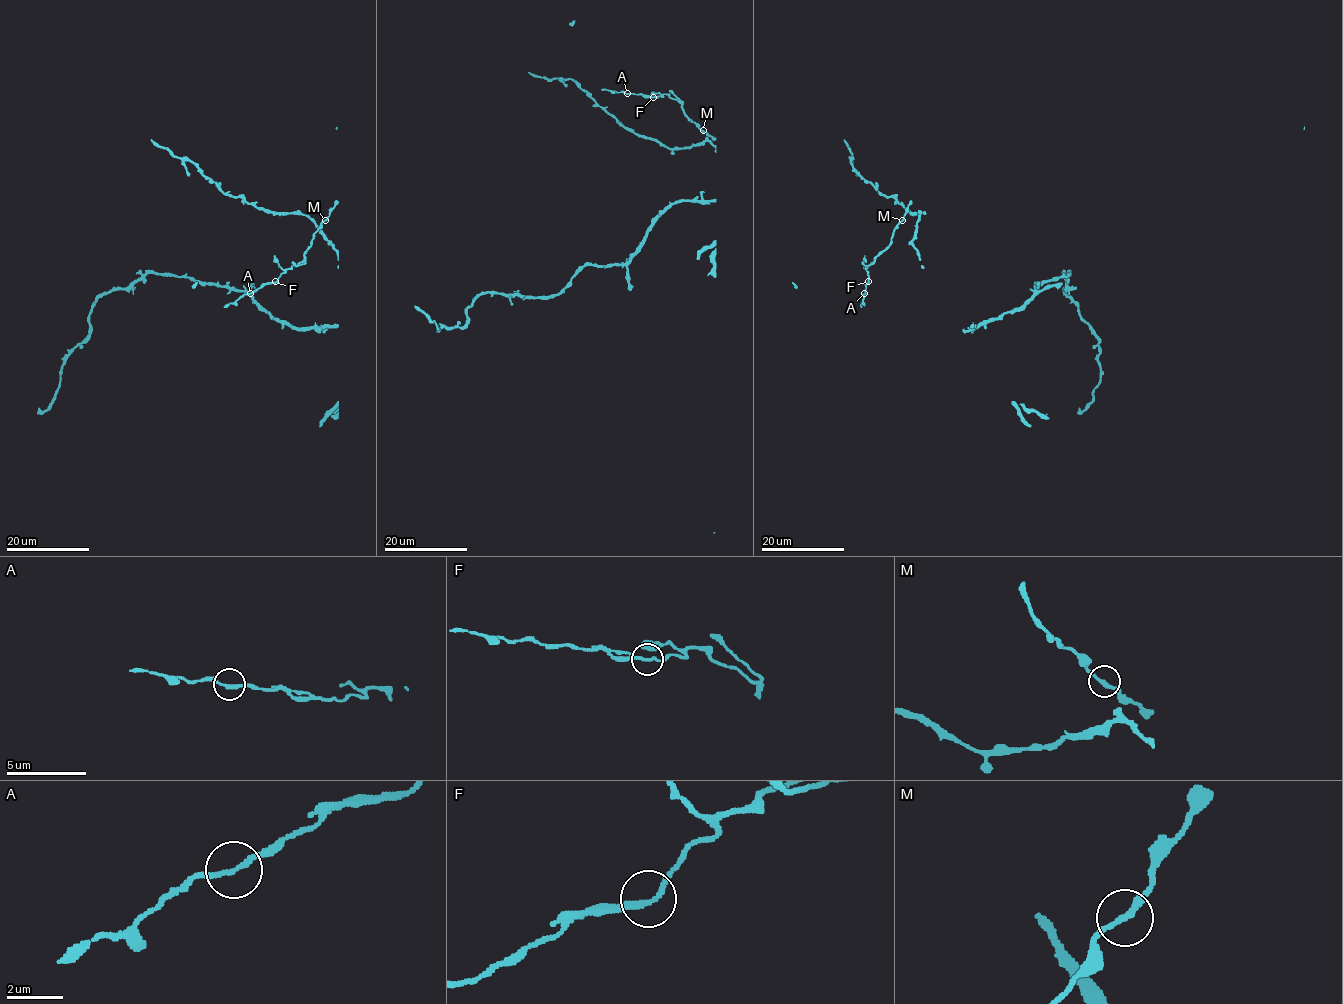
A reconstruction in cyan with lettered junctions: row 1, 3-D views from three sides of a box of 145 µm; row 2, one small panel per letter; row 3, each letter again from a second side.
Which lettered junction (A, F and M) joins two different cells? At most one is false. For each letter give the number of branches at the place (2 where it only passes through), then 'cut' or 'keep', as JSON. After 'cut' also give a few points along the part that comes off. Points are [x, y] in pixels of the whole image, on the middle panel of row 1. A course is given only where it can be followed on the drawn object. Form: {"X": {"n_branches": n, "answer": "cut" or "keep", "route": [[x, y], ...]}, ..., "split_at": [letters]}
{"A": {"n_branches": 2, "answer": "keep"}, "F": {"n_branches": 2, "answer": "keep"}, "M": {"n_branches": 2, "answer": "keep"}, "split_at": []}

